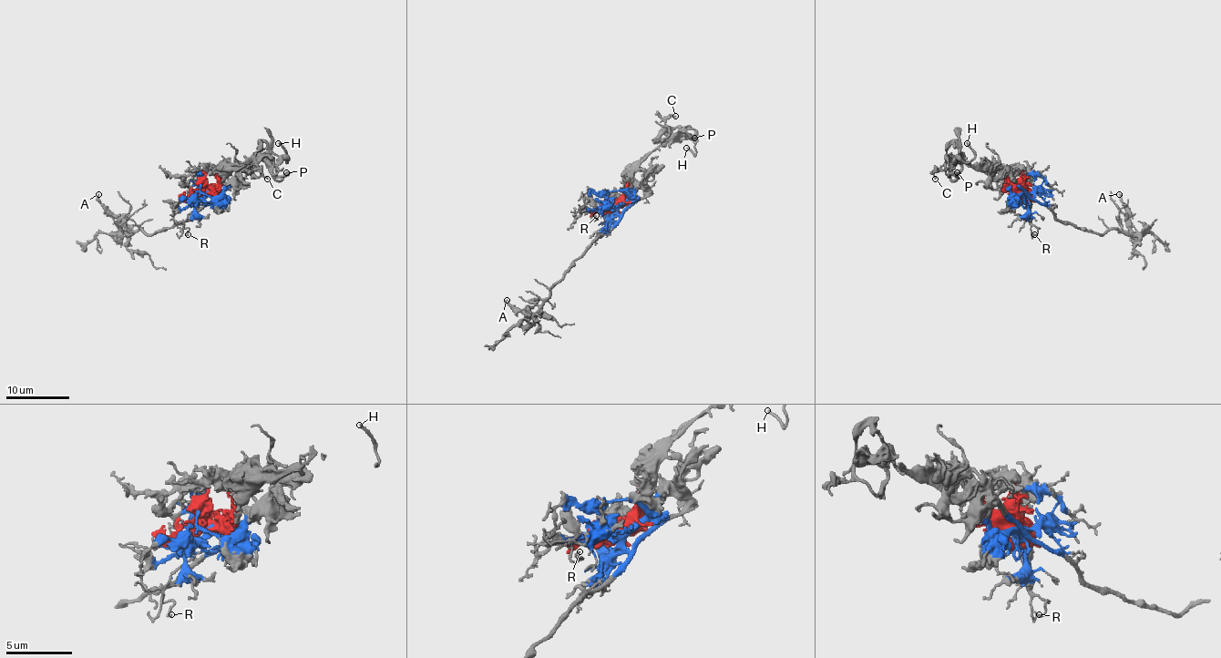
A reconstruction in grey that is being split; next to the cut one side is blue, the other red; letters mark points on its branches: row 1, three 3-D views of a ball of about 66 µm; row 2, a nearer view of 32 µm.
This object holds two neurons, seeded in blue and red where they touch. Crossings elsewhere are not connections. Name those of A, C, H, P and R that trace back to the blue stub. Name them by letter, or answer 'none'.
A, R

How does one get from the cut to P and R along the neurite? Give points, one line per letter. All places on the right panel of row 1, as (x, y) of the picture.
P: (1025, 195), (992, 180), (982, 171), (958, 160), (948, 176), (958, 172)
R: (1025, 195), (1024, 200), (1031, 223), (1040, 228), (1035, 234)

